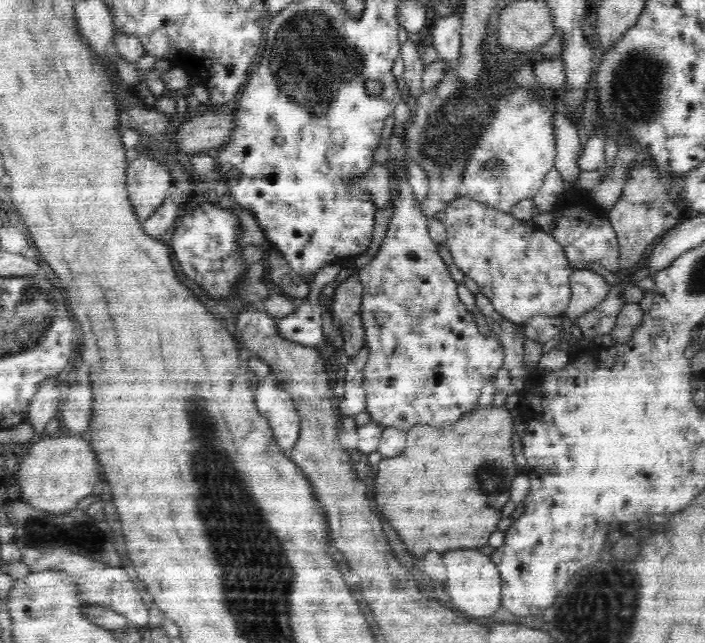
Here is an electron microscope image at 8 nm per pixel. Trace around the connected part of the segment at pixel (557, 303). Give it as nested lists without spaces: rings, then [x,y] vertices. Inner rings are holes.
[[[460,195],[460,198],[446,206],[441,221],[446,227],[447,246],[454,264],[478,284],[481,293],[489,298],[496,312],[503,315],[503,318],[524,325],[536,314],[562,316],[568,308],[571,299],[570,276],[574,268],[569,264],[562,245],[551,233],[536,227],[532,221],[518,220],[508,212],[500,212],[465,195]]]

